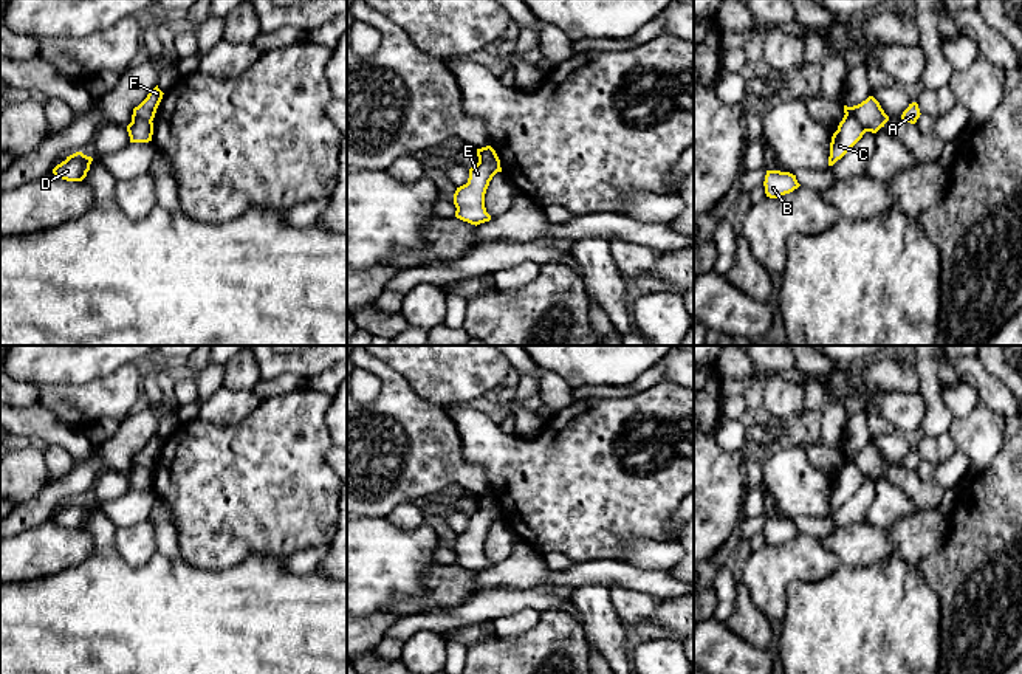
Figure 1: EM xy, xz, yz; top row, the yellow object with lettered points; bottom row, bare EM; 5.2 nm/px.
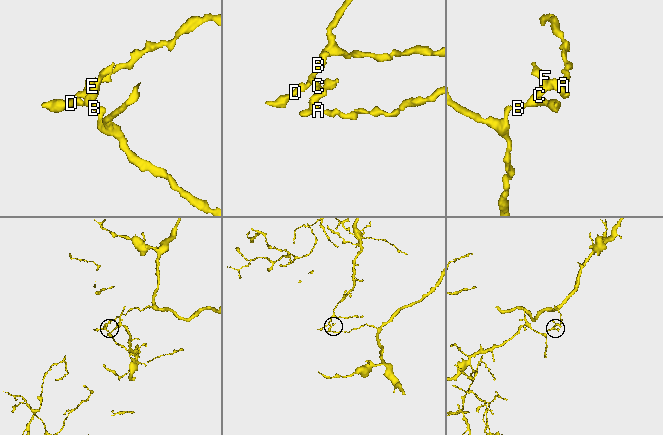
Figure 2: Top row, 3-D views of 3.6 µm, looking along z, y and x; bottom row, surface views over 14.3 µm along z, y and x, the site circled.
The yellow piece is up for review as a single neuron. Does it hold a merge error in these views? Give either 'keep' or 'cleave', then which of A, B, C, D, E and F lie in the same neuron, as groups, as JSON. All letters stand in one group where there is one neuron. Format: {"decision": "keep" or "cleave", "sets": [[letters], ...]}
{"decision": "cleave", "sets": [["A", "E", "F"], ["B", "C", "D"]]}

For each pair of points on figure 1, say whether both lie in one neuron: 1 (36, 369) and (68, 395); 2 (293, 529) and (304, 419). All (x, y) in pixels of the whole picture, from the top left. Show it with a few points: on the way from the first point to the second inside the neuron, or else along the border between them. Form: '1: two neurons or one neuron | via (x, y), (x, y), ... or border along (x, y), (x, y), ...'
1: two neurons | border along (90, 380), (82, 383), (39, 385)
2: one neuron | via (293, 501), (293, 447)

